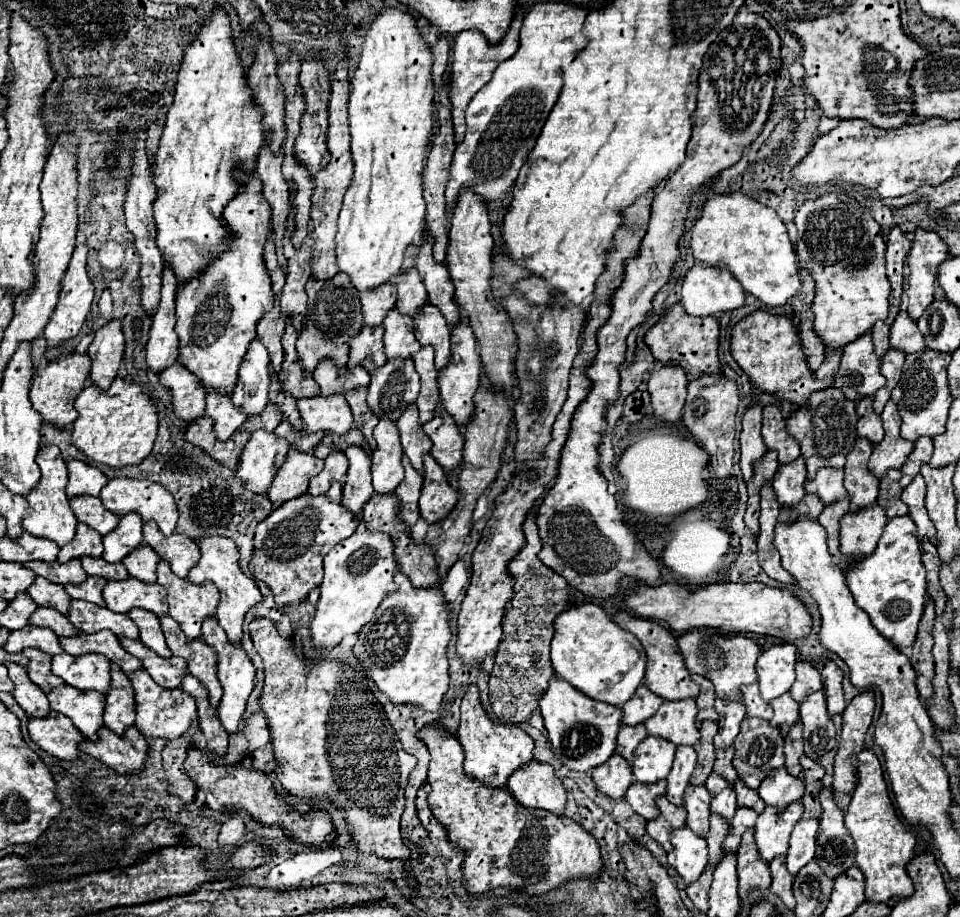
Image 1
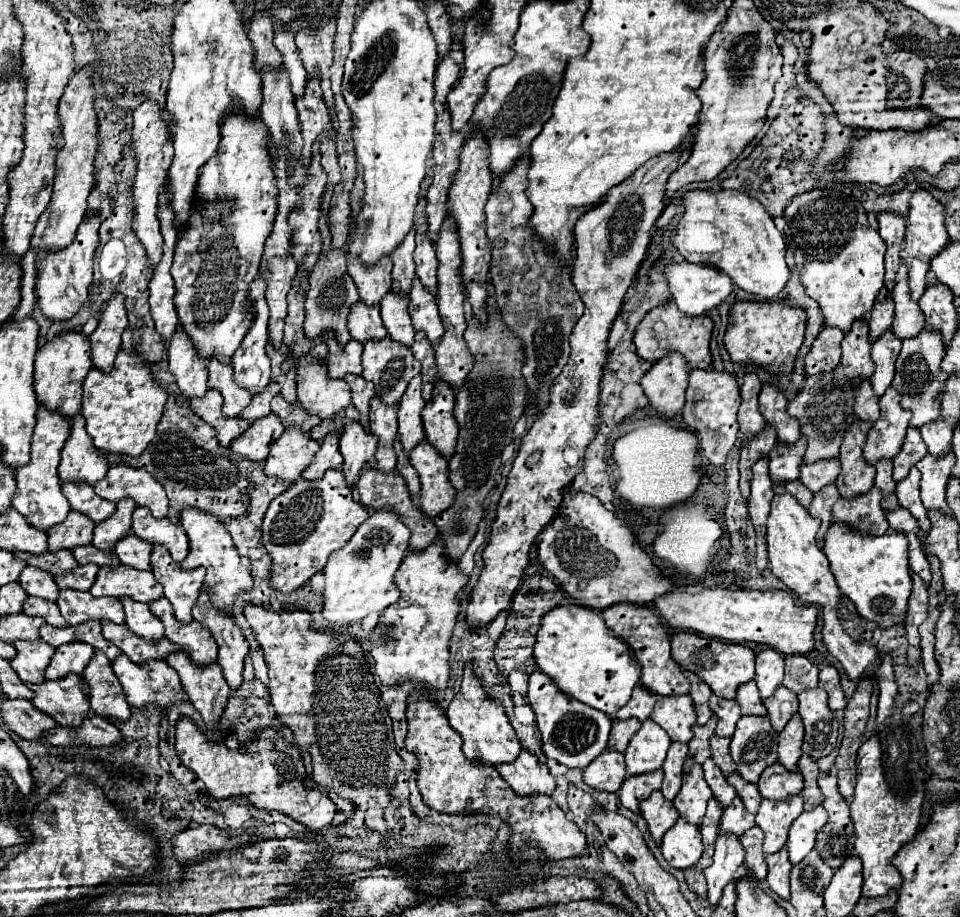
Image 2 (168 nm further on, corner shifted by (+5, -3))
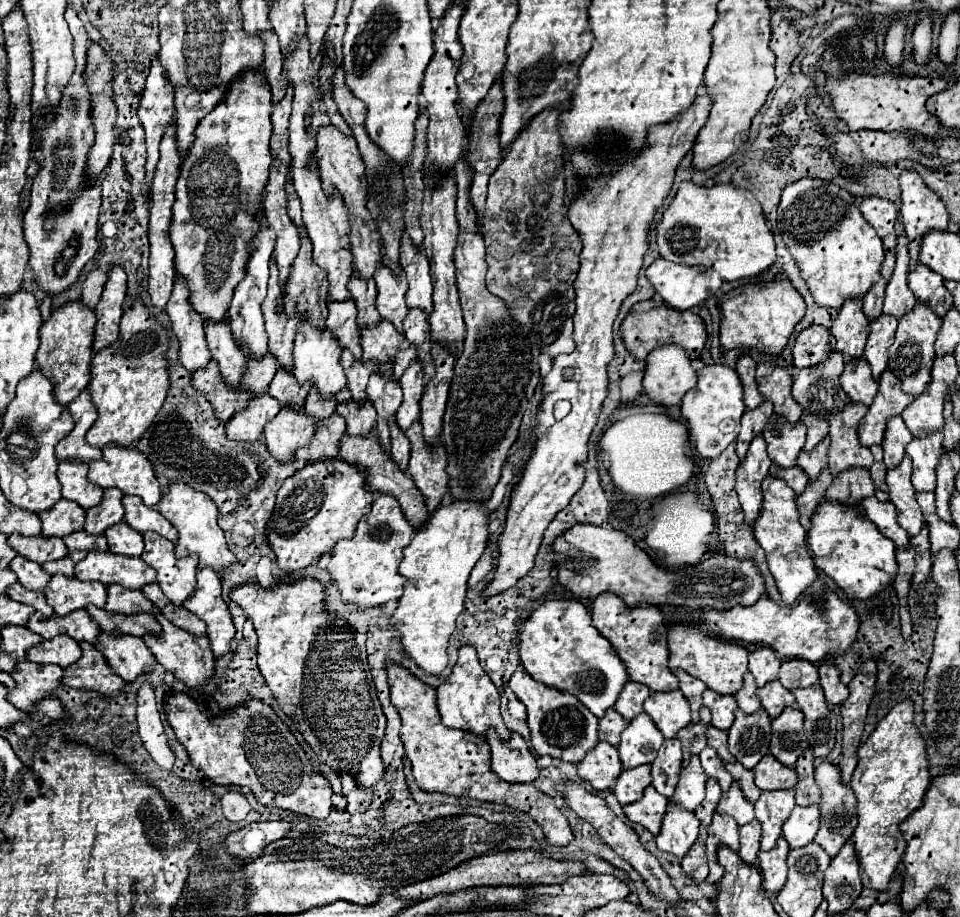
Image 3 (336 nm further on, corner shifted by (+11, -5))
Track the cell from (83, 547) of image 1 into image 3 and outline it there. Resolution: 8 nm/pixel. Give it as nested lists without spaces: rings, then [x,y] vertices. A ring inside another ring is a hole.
[[[60,499],[48,513],[40,513],[40,519],[44,537],[66,537],[84,529],[86,511],[68,499]]]

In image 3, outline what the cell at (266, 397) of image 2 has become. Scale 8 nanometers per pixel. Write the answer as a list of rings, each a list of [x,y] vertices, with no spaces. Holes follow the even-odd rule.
[[[268,353],[268,357],[264,357],[264,361],[260,361],[260,365],[246,365],[242,389],[252,397],[264,395],[268,391],[268,385],[272,383],[272,379],[276,375],[276,371],[278,371],[278,363]]]

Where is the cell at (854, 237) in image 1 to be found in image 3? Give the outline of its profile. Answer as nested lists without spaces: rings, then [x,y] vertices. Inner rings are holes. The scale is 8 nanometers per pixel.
[[[808,177],[788,185],[778,205],[778,231],[782,231],[782,241],[800,267],[802,279],[806,281],[814,301],[822,307],[840,309],[848,299],[862,299],[868,289],[880,279],[880,267],[884,261],[882,239],[874,233],[872,225],[860,213],[856,199],[846,189],[830,181]]]

